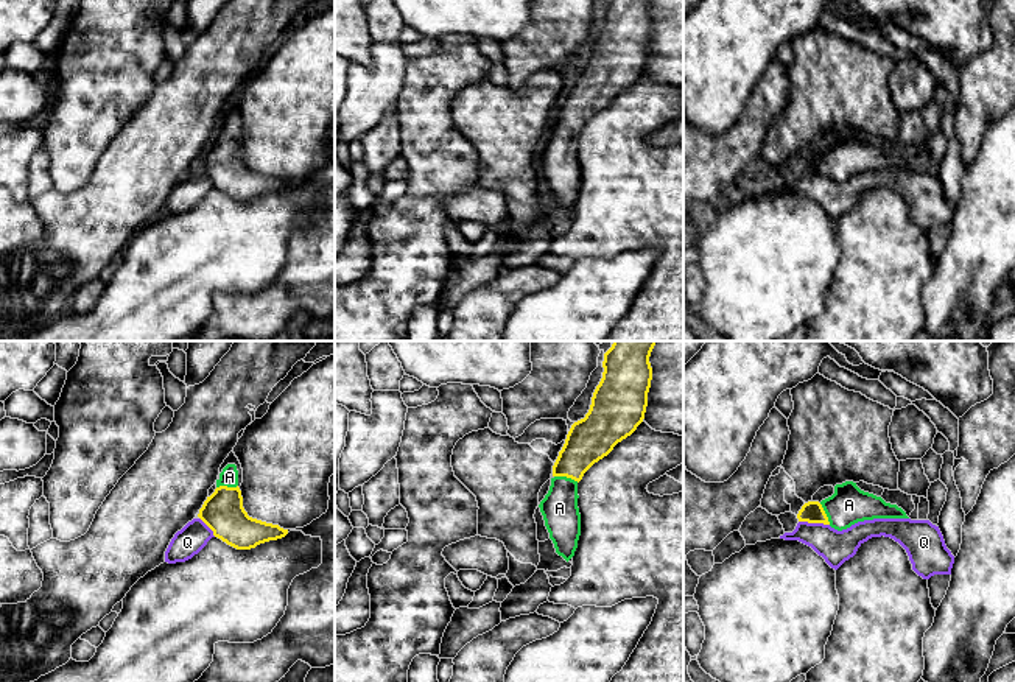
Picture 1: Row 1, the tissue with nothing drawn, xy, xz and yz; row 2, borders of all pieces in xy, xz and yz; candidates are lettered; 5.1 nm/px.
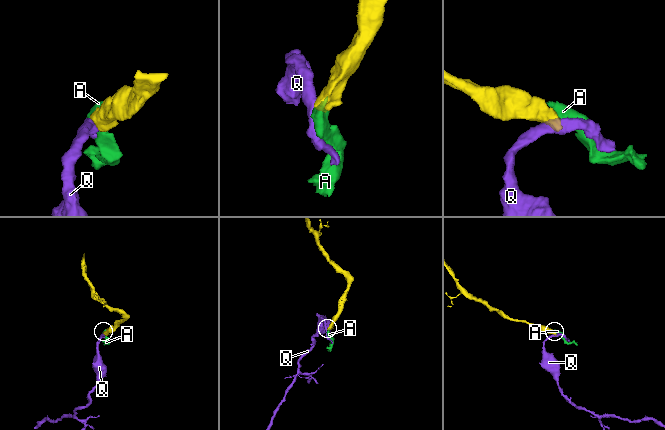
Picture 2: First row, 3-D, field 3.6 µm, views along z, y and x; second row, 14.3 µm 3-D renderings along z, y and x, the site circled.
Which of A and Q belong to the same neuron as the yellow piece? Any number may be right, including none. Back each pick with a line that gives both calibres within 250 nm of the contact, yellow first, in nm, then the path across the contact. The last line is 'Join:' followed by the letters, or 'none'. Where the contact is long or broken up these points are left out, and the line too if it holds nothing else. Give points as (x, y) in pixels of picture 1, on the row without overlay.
A: Thickness 220 nm (yellow) against 190 nm. Path across: xz (592, 89), (572, 114), (567, 128), (559, 159)
Join: A

